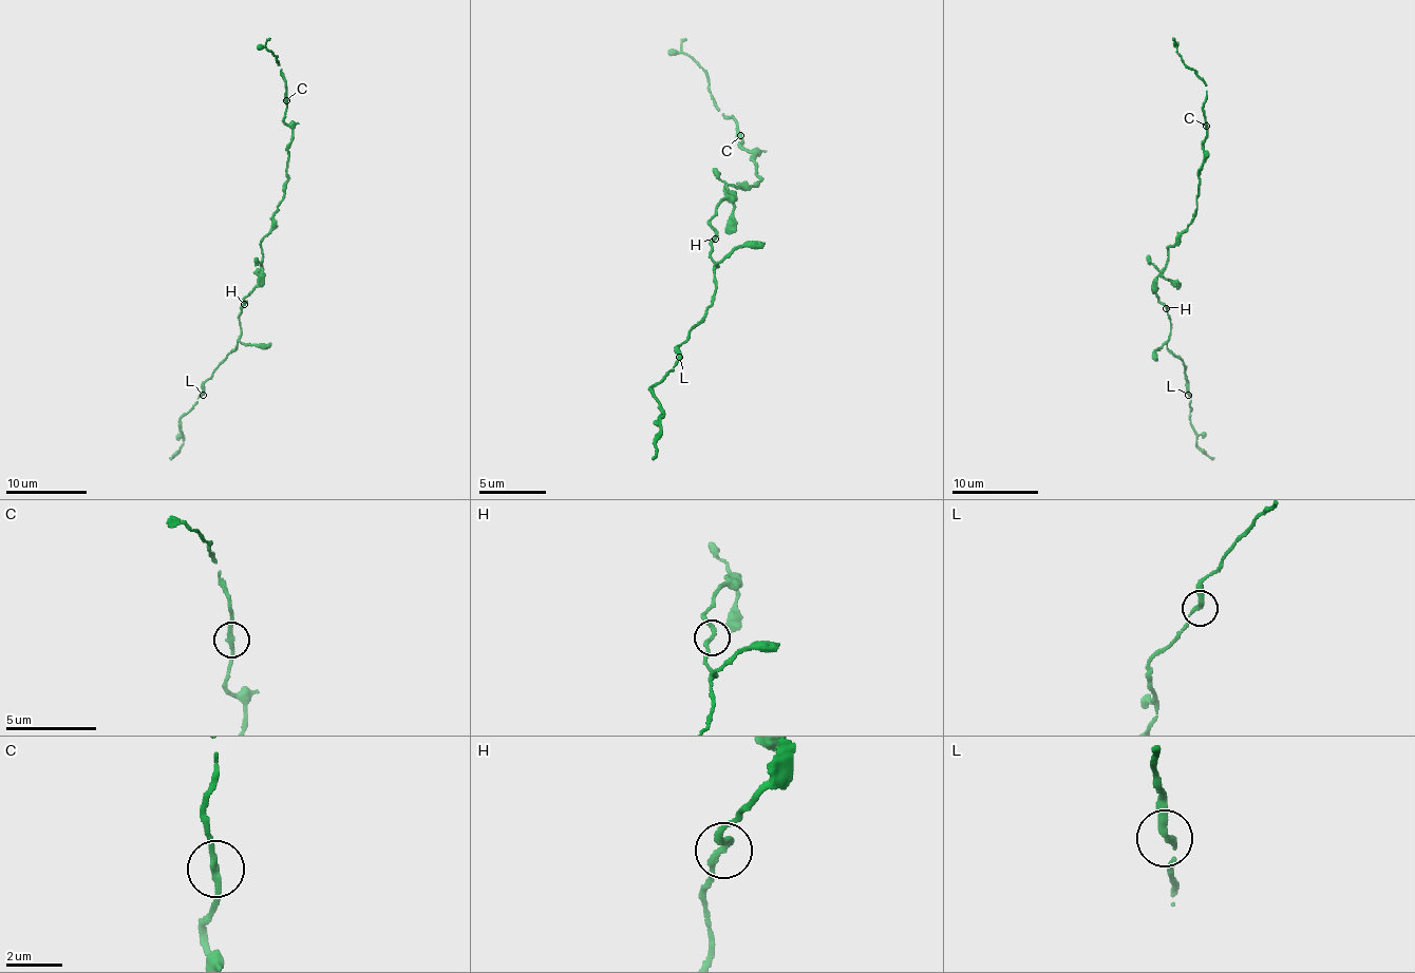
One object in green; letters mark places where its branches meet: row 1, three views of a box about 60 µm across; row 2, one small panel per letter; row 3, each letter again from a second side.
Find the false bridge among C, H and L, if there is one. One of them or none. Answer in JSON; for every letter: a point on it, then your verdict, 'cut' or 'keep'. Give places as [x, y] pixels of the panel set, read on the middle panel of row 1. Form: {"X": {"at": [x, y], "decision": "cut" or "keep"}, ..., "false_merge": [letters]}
{"C": {"at": [740, 135], "decision": "keep"}, "H": {"at": [715, 239], "decision": "keep"}, "L": {"at": [679, 357], "decision": "keep"}, "false_merge": []}

